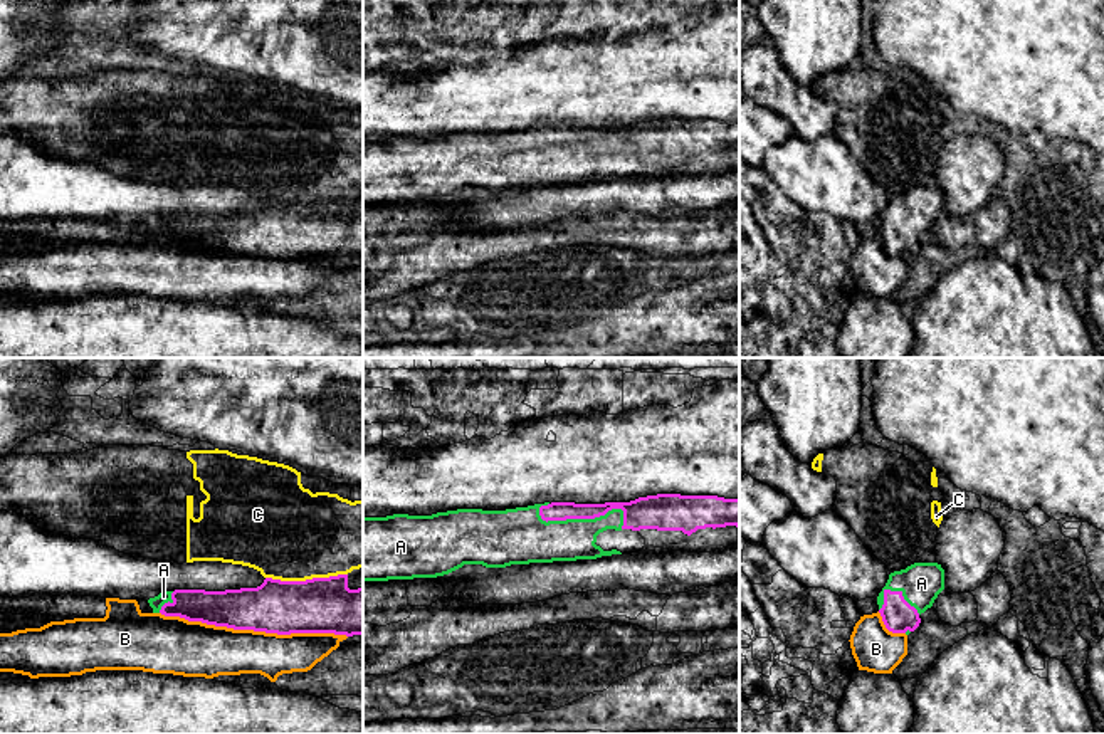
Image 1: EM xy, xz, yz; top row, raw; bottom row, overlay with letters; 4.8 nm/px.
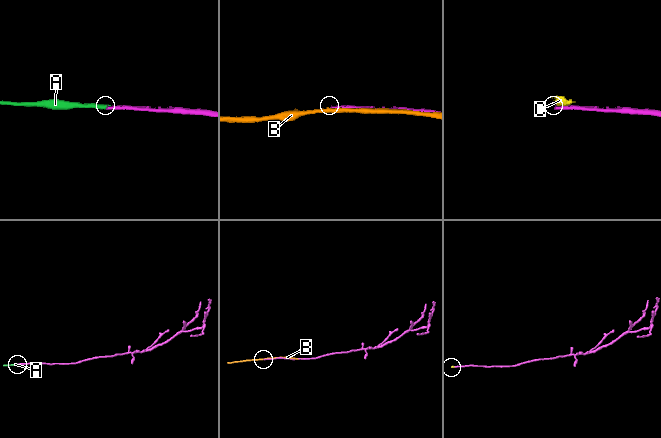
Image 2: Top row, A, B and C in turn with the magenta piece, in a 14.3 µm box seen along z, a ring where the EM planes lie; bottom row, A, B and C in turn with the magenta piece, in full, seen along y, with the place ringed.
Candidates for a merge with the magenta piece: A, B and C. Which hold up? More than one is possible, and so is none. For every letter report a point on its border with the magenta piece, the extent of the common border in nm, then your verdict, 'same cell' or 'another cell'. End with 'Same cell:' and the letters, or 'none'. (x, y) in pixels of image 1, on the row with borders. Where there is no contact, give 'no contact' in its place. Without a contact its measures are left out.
A: xz (583, 518) | 420 nm | same cell
B: xy (254, 630) | 900 nm | another cell
C: xy (306, 580) | 400 nm | another cell
Same cell: A

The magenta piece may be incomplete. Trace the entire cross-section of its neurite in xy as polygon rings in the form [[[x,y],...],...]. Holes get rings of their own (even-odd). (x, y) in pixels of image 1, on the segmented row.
[[[348,574],[281,581],[225,591],[175,590],[148,600],[153,613],[234,630],[277,635],[363,635],[363,588],[350,590]]]

